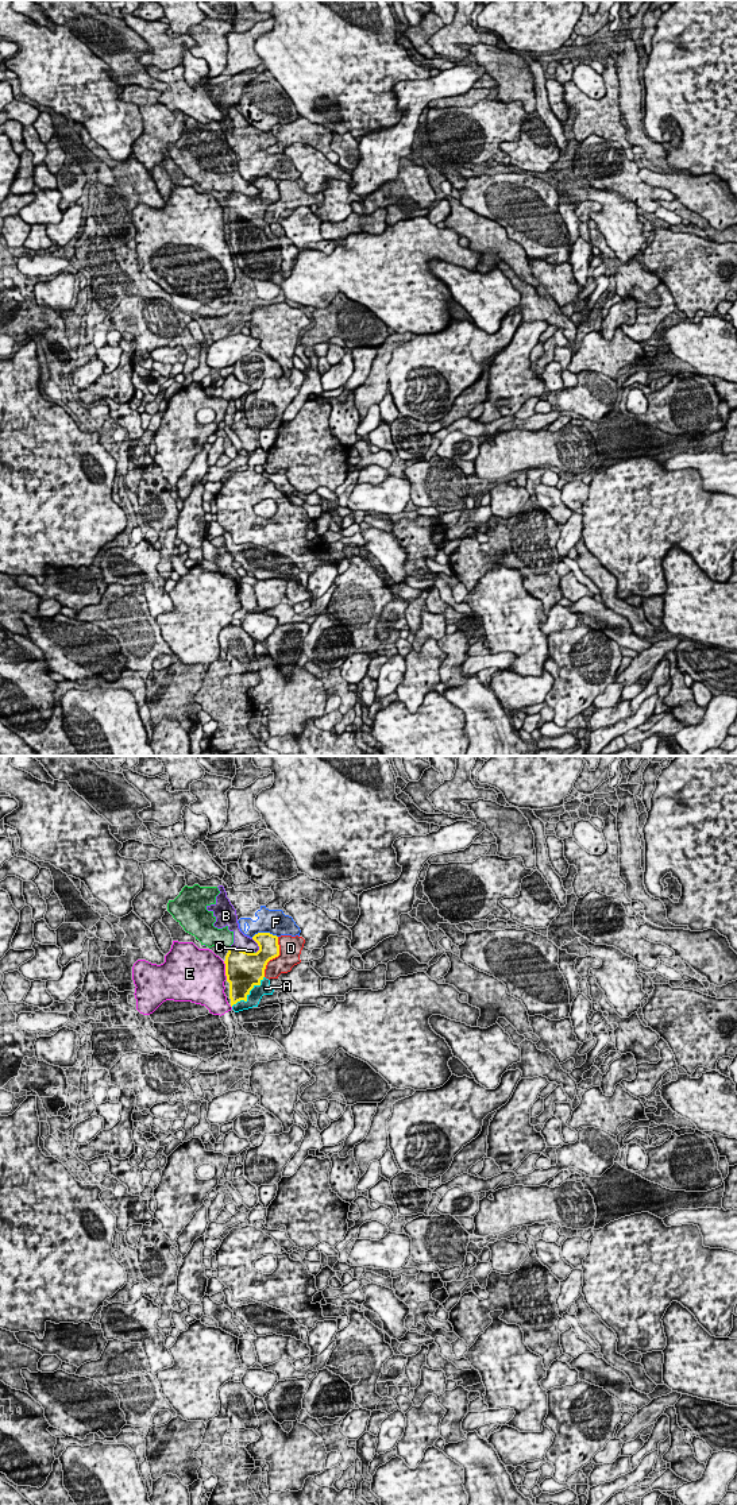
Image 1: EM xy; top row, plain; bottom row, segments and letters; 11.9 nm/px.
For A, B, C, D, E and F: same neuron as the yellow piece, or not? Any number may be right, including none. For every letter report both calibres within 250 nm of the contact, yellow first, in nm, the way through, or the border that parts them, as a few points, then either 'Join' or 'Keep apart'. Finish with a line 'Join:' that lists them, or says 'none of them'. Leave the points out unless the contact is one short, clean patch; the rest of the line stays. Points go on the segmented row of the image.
A: Thickness 380 nm (yellow) against 160 nm. Join
B: Thickness 440 nm (yellow) against 190 nm. Keep apart
C: Thickness 440 nm (yellow) against 30 nm. Keep apart
D: Thickness 260 nm (yellow) against 260 nm. Keep apart
E: Thickness 440 nm (yellow) against 480 nm. Keep apart
F: Thickness 240 nm (yellow) against 300 nm. Keep apart
Join: A

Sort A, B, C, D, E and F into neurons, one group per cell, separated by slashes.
A / B C / D / E / F

